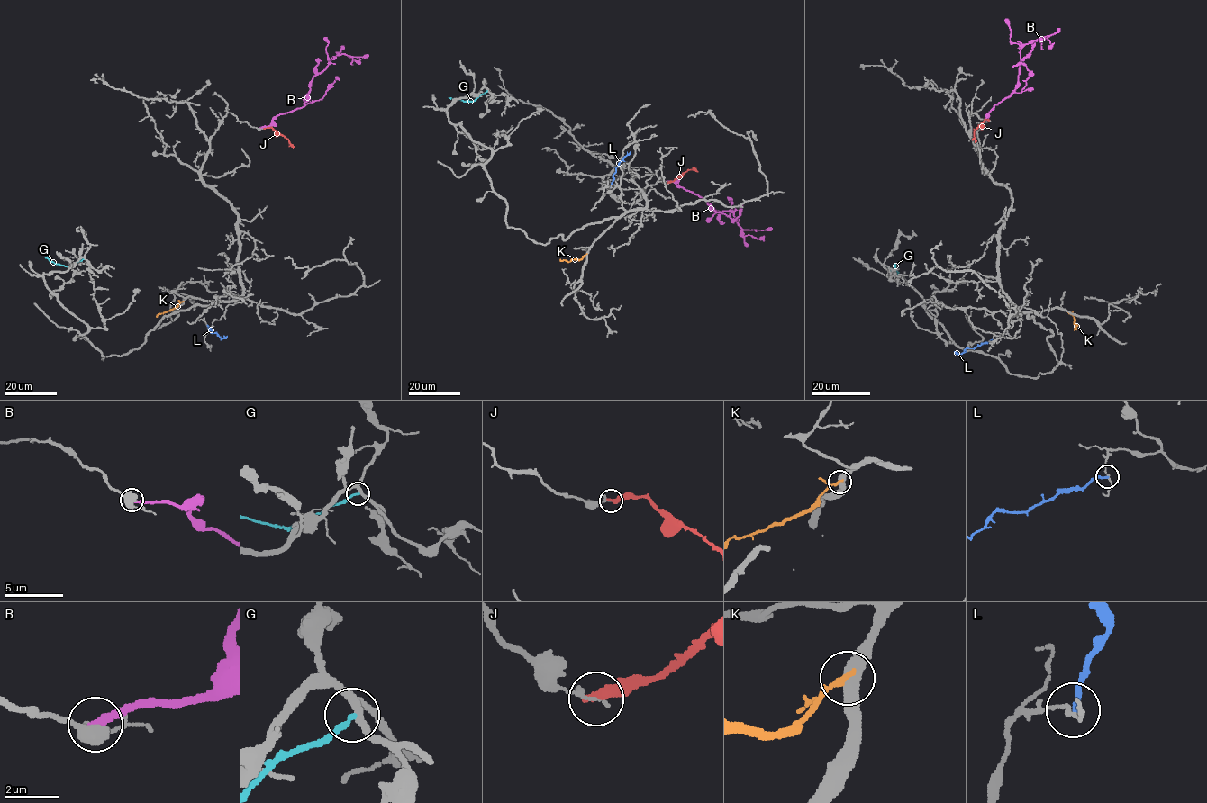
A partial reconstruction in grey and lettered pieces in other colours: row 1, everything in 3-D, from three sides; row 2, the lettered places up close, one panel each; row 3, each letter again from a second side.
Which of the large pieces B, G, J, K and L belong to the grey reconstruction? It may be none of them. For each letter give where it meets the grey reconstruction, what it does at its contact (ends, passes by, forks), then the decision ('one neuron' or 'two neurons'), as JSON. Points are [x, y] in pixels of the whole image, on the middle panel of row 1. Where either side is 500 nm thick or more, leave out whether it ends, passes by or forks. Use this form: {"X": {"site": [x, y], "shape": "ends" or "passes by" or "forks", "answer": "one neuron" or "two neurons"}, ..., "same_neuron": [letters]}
{"B": {"site": [663, 180], "answer": "two neurons"}, "G": {"site": [487, 90], "shape": "ends", "answer": "two neurons"}, "J": {"site": [667, 183], "shape": "ends", "answer": "two neurons"}, "K": {"site": [586, 254], "shape": "ends", "answer": "two neurons"}, "L": {"site": [610, 187], "shape": "ends", "answer": "two neurons"}, "same_neuron": []}

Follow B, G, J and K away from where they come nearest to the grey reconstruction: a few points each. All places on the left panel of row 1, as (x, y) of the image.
B: (259, 128), (269, 125), (277, 115), (304, 105), (312, 78), (340, 53), (360, 62)
G: (84, 258), (68, 266), (45, 257)
J: (264, 128), (272, 127), (285, 138), (293, 148)
K: (183, 302), (157, 317)

